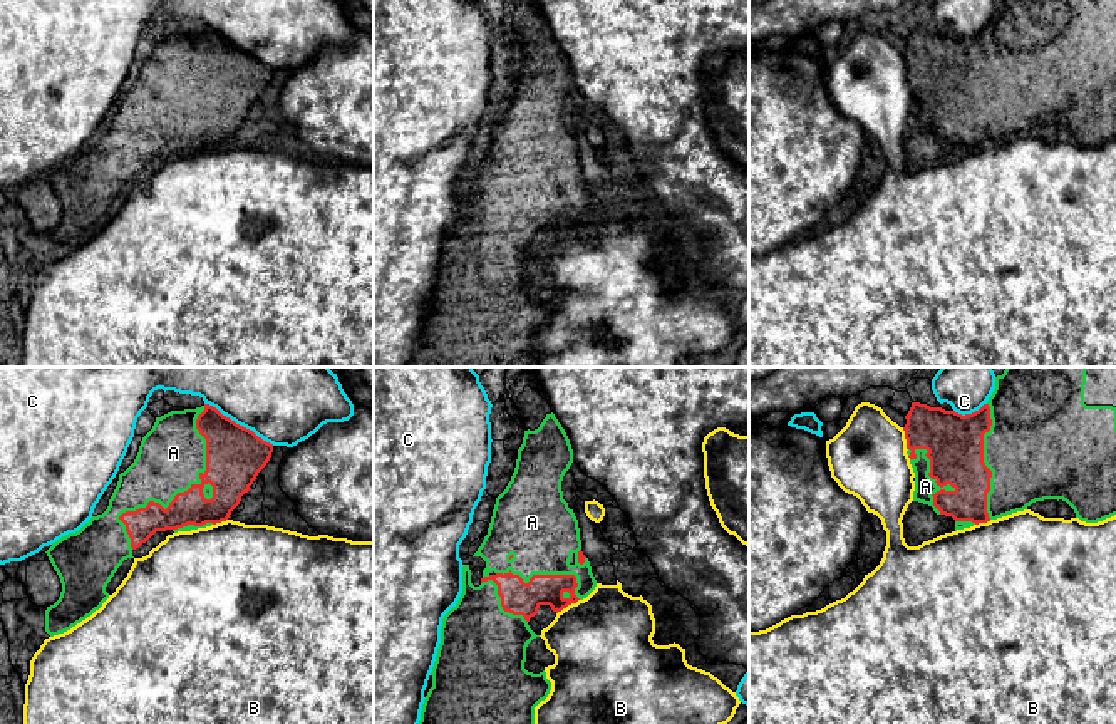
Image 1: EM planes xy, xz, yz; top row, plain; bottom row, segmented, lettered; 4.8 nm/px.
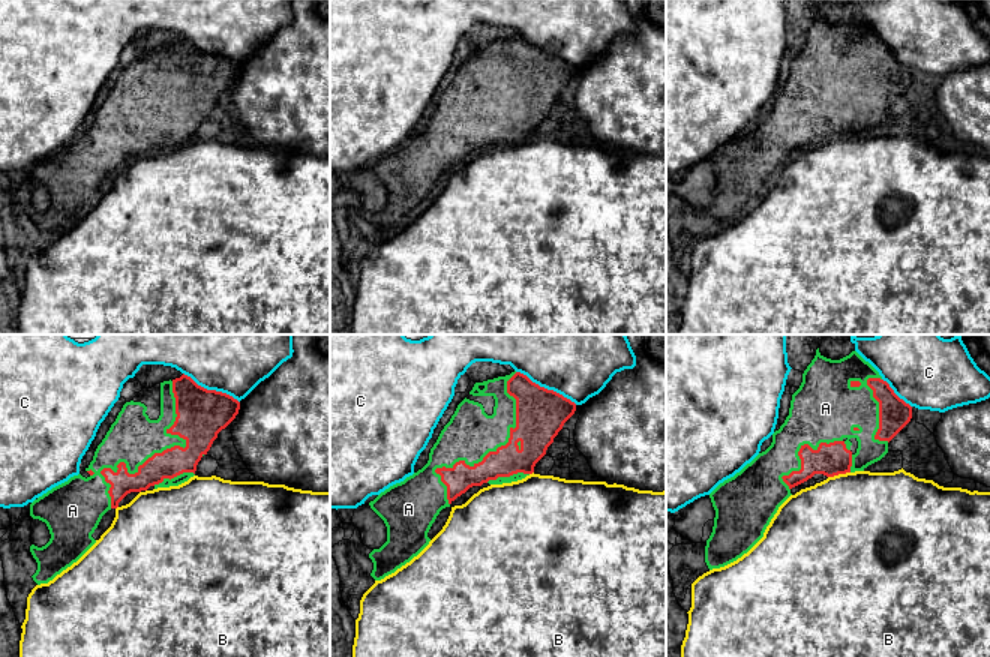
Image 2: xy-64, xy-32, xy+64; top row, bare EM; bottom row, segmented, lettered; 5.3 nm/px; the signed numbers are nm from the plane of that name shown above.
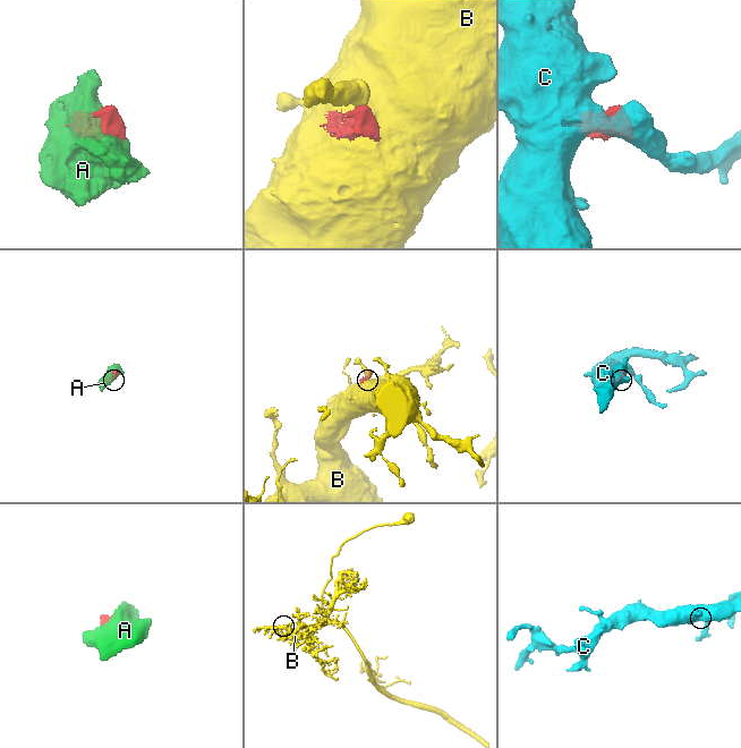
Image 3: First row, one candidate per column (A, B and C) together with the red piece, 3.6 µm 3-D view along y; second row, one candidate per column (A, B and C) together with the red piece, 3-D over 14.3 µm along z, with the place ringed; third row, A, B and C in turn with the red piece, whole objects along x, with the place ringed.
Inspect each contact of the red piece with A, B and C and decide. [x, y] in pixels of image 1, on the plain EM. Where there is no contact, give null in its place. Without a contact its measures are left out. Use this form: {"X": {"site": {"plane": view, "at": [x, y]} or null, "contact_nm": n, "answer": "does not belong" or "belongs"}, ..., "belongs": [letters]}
{"A": {"site": {"plane": "xy", "at": [180, 118]}, "contact_nm": 750, "answer": "belongs"}, "B": {"site": {"plane": "xz", "at": [567, 230]}, "contact_nm": 130, "answer": "does not belong"}, "C": {"site": {"plane": "xy", "at": [238, 49]}, "contact_nm": 400, "answer": "does not belong"}, "belongs": ["A"]}

